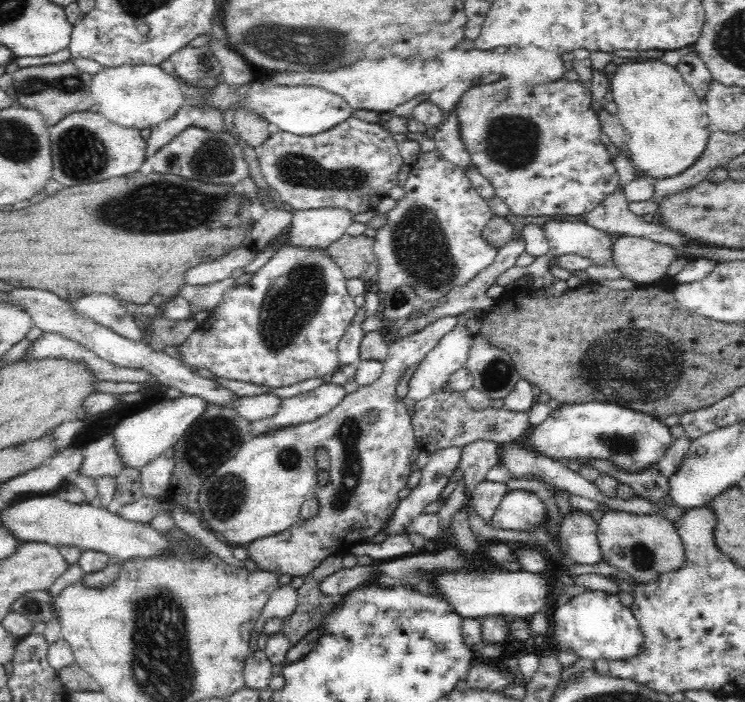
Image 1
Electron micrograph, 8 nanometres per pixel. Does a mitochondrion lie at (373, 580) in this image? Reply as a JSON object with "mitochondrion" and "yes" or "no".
{"mitochondrion":"no"}

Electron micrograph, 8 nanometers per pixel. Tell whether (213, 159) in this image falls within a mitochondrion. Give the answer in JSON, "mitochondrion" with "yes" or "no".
{"mitochondrion":"yes"}

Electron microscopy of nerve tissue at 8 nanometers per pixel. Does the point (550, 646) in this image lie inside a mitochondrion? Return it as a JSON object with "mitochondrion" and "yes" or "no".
{"mitochondrion":"no"}

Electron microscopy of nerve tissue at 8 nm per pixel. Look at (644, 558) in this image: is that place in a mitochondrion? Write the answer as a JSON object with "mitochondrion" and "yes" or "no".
{"mitochondrion":"yes"}

